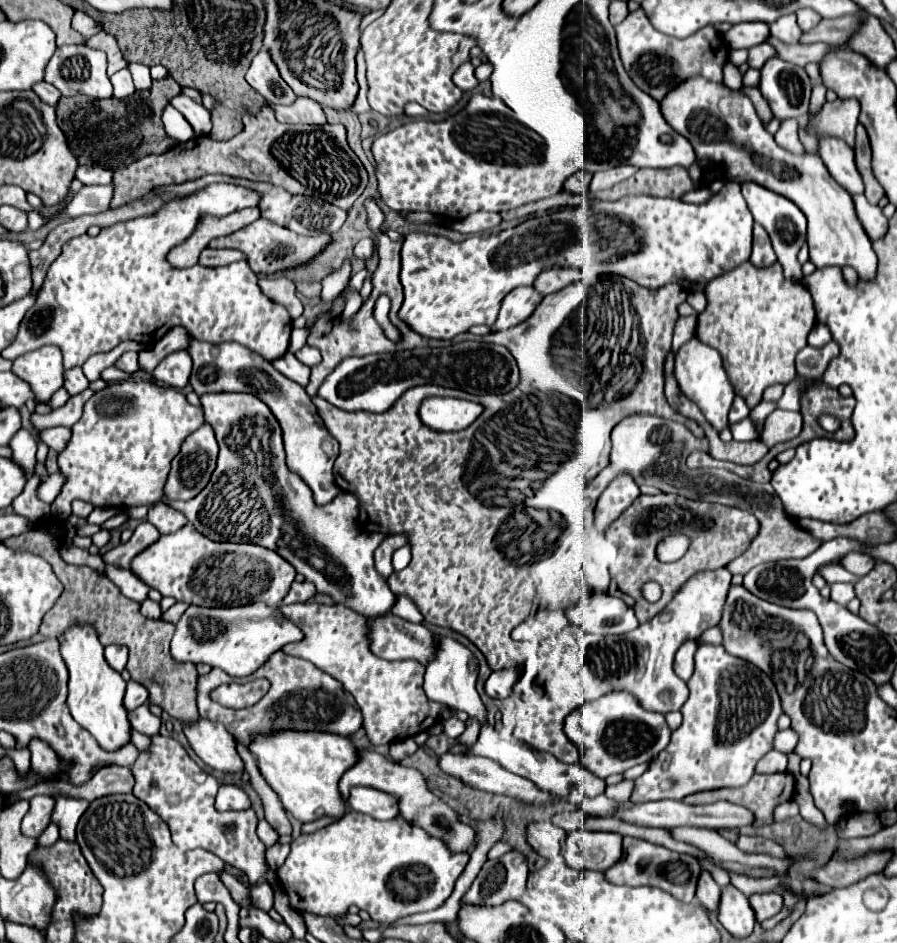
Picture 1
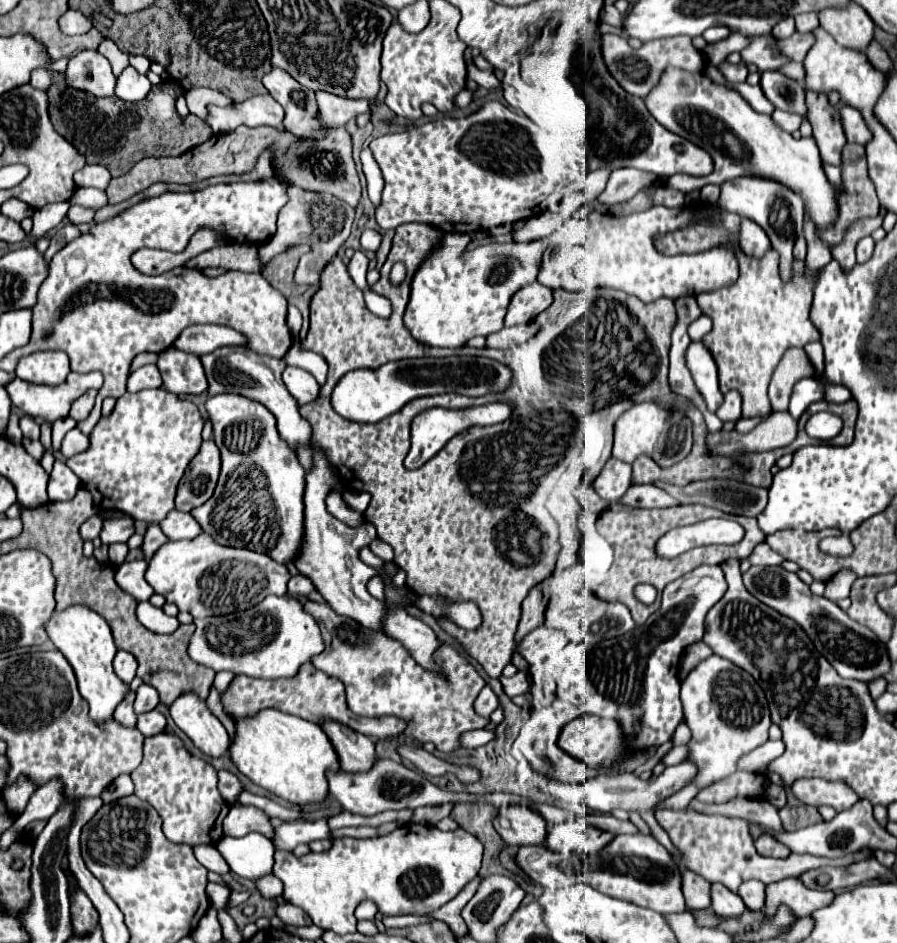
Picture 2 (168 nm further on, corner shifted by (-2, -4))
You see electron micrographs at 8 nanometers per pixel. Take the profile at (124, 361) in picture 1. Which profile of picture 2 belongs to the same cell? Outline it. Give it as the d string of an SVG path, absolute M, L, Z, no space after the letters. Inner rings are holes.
M146 364L128 376L128 392L158 388L158 386L162 386L162 380L160 380L160 372L156 364Z

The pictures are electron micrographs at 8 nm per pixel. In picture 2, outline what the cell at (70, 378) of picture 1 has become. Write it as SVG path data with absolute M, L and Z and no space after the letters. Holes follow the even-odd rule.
M96 390L84 392L80 398L76 398L76 400L72 402L70 416L72 416L74 420L84 420L84 418L90 414L92 406L94 406L94 398L96 398Z

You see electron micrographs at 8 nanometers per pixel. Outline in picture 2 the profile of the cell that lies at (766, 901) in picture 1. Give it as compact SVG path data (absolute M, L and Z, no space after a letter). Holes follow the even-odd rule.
M748 880L740 886L740 896L744 900L744 904L754 910L754 912L762 912L764 904L766 904L766 886L760 884L758 880Z

